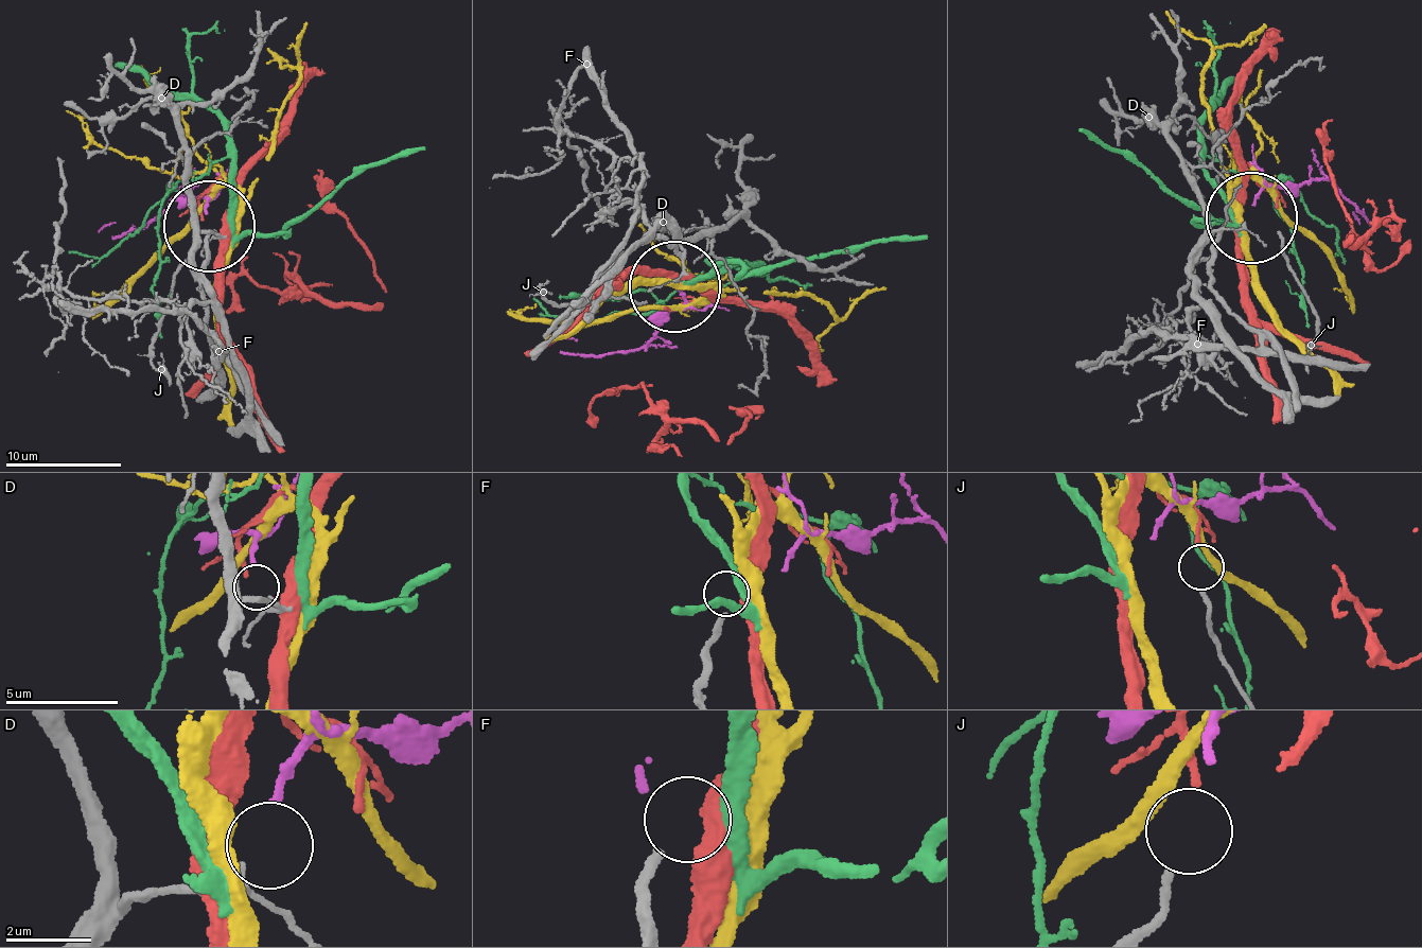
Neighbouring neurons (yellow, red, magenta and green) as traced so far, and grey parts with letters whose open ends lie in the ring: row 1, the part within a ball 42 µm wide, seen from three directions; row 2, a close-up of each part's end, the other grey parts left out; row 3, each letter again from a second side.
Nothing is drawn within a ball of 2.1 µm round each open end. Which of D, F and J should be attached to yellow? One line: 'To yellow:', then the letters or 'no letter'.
To yellow: no letter

